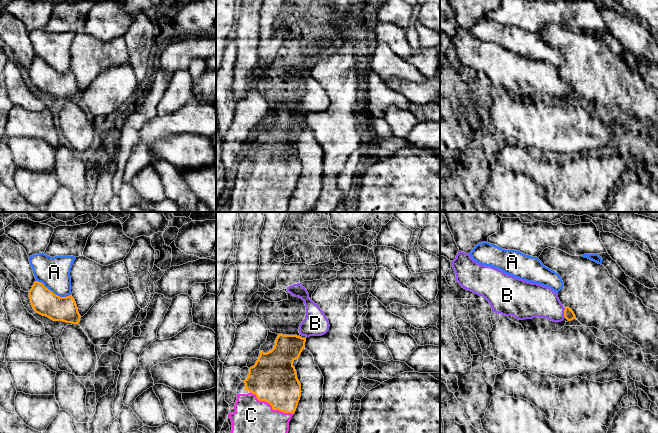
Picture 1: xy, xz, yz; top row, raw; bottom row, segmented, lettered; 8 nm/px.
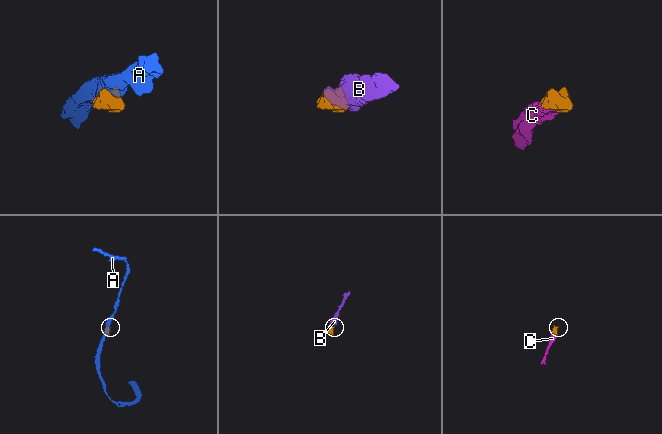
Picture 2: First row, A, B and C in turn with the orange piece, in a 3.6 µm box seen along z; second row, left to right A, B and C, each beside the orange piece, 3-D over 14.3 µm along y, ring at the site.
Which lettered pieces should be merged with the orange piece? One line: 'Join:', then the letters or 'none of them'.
Join: B, C

